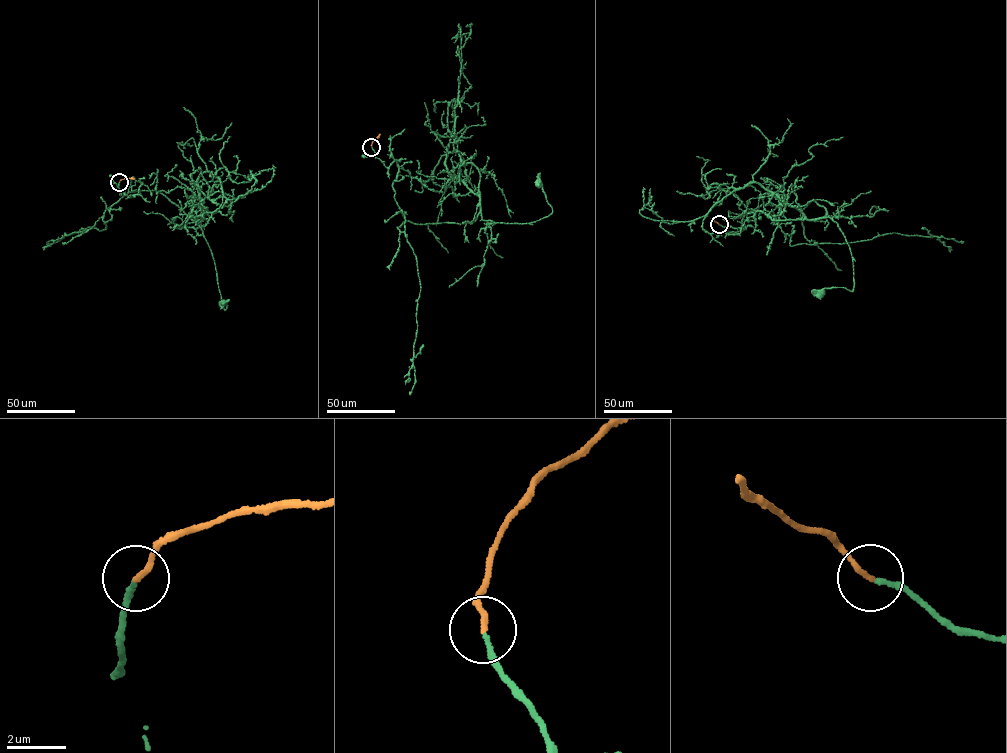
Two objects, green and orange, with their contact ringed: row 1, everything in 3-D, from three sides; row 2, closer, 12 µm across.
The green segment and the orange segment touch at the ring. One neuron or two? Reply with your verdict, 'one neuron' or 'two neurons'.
one neuron

